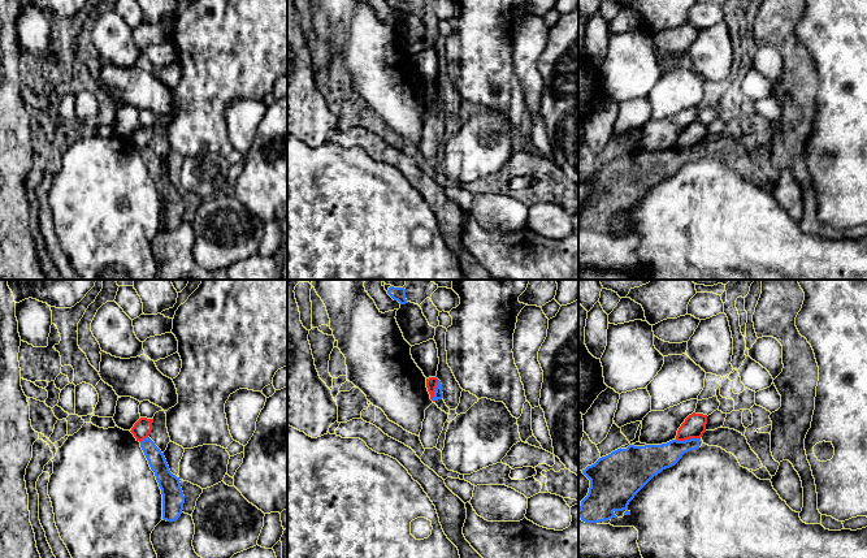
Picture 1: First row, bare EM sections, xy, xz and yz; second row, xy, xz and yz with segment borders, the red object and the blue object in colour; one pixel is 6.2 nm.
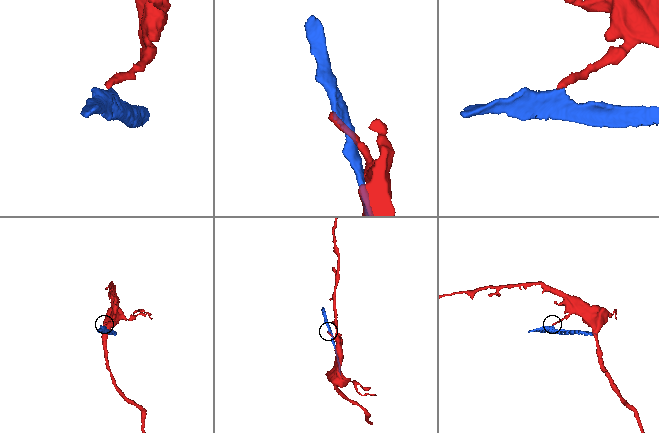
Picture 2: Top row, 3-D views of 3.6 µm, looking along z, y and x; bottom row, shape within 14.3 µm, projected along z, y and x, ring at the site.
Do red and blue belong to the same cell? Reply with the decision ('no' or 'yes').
no

